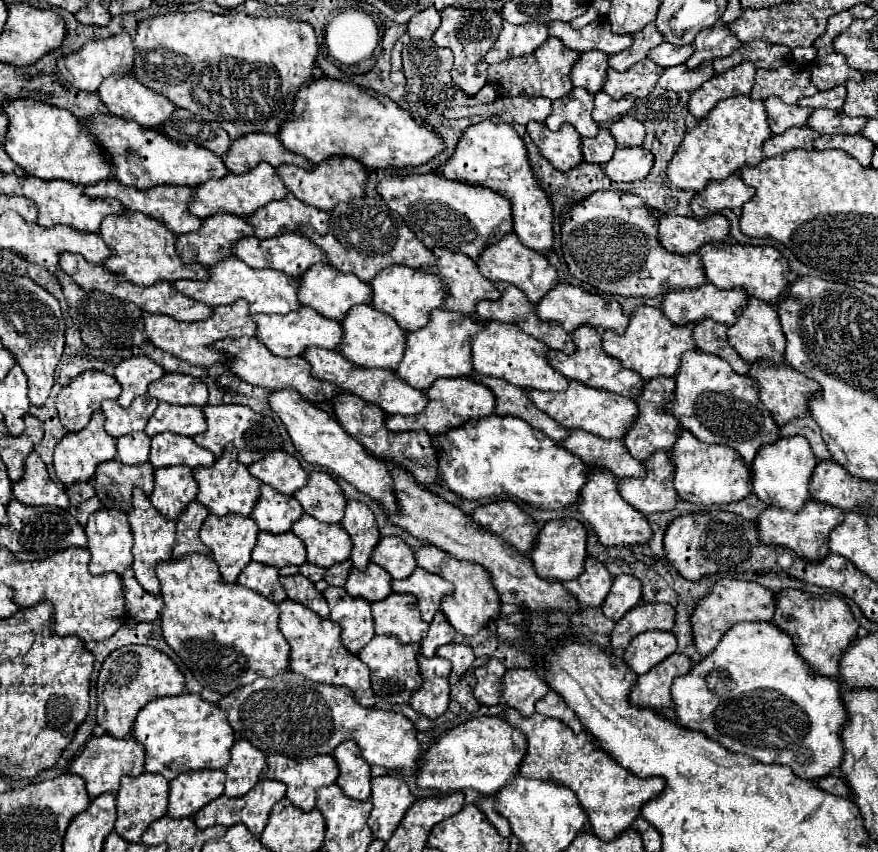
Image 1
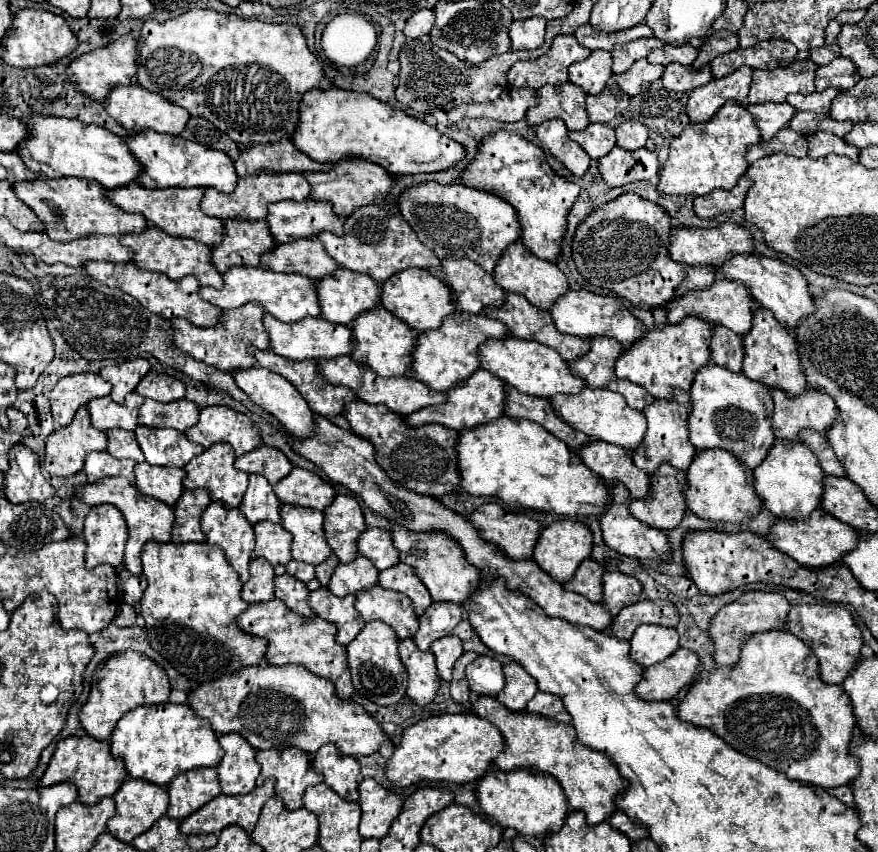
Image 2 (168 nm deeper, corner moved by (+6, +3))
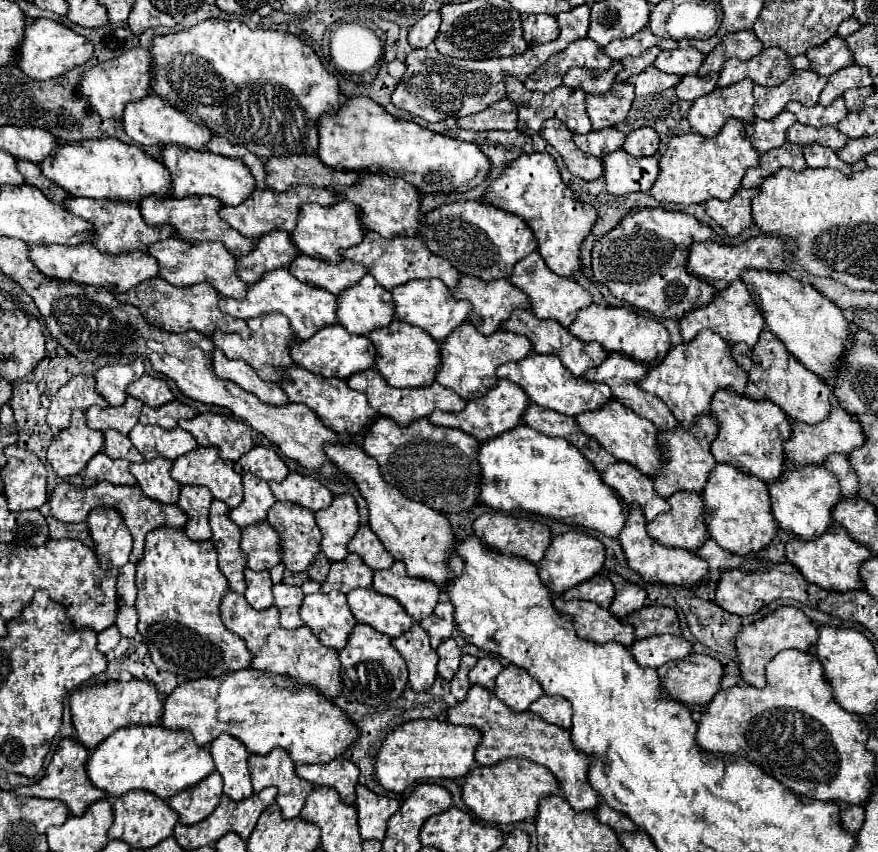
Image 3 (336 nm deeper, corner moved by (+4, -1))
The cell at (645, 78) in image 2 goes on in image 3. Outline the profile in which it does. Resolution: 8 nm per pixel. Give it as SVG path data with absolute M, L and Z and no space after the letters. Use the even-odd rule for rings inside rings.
M651 67L651 69L645 69L643 73L635 75L629 83L635 85L637 95L655 95L669 87L675 87L679 81L681 81L679 75L669 75L669 73L659 71L657 67Z

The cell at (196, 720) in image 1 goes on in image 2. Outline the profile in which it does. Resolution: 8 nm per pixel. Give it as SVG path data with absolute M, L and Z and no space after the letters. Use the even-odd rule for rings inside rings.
M187 703L141 705L121 717L111 737L111 753L123 759L125 769L135 779L167 785L177 773L197 767L217 767L223 749L209 719L199 717Z

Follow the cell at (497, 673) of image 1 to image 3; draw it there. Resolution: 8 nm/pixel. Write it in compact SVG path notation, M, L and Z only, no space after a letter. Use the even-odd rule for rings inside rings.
M483 657L469 671L469 681L471 683L479 683L479 685L487 687L489 691L493 691L495 689L495 677L499 675L501 669L503 669L503 665L499 663L499 659L495 659L495 657Z

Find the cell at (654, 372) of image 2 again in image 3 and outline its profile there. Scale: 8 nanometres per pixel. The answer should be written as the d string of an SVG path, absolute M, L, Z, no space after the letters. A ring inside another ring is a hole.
M705 331L699 333L697 341L693 341L691 345L681 343L669 349L665 361L651 367L647 377L639 383L639 387L663 399L665 405L675 415L675 419L685 429L691 429L693 421L699 415L711 415L711 399L719 389L733 389L737 395L743 395L745 383L747 383L747 373L735 363L729 343L723 341L717 333Z

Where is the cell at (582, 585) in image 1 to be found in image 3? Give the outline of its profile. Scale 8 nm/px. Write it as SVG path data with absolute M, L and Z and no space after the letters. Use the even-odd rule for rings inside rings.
M605 575L593 577L593 581L585 581L573 589L569 589L563 599L565 601L573 601L573 599L581 599L581 601L593 601L603 609L609 609L611 601L615 597L615 587L611 585L611 581Z

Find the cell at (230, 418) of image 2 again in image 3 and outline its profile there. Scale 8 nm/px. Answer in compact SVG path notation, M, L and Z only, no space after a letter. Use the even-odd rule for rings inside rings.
M199 413L193 419L179 421L179 427L189 431L197 445L217 447L221 459L237 461L253 447L249 427L231 415Z

